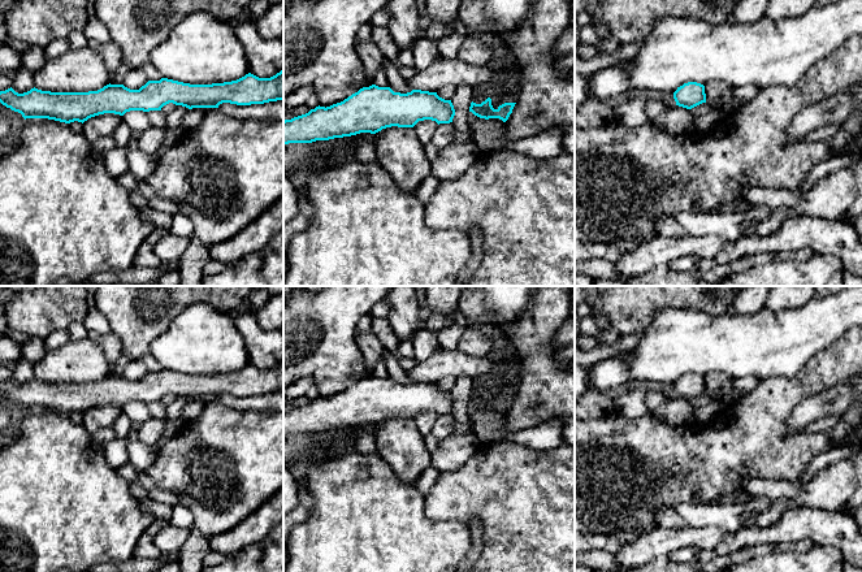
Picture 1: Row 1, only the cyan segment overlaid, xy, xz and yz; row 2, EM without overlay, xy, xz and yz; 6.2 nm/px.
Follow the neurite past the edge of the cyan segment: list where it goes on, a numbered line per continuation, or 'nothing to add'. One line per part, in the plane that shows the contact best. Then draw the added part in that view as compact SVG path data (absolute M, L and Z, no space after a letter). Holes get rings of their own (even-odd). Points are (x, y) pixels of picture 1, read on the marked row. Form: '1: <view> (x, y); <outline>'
nothing to add

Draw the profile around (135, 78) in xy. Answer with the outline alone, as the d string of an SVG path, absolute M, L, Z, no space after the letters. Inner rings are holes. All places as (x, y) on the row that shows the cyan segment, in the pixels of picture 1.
M131 69L125 77L122 84L130 90L139 90L147 82L148 78L140 69Z

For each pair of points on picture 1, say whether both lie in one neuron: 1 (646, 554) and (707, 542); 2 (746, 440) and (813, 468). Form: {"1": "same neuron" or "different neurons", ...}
{"1": "same neuron", "2": "different neurons"}

